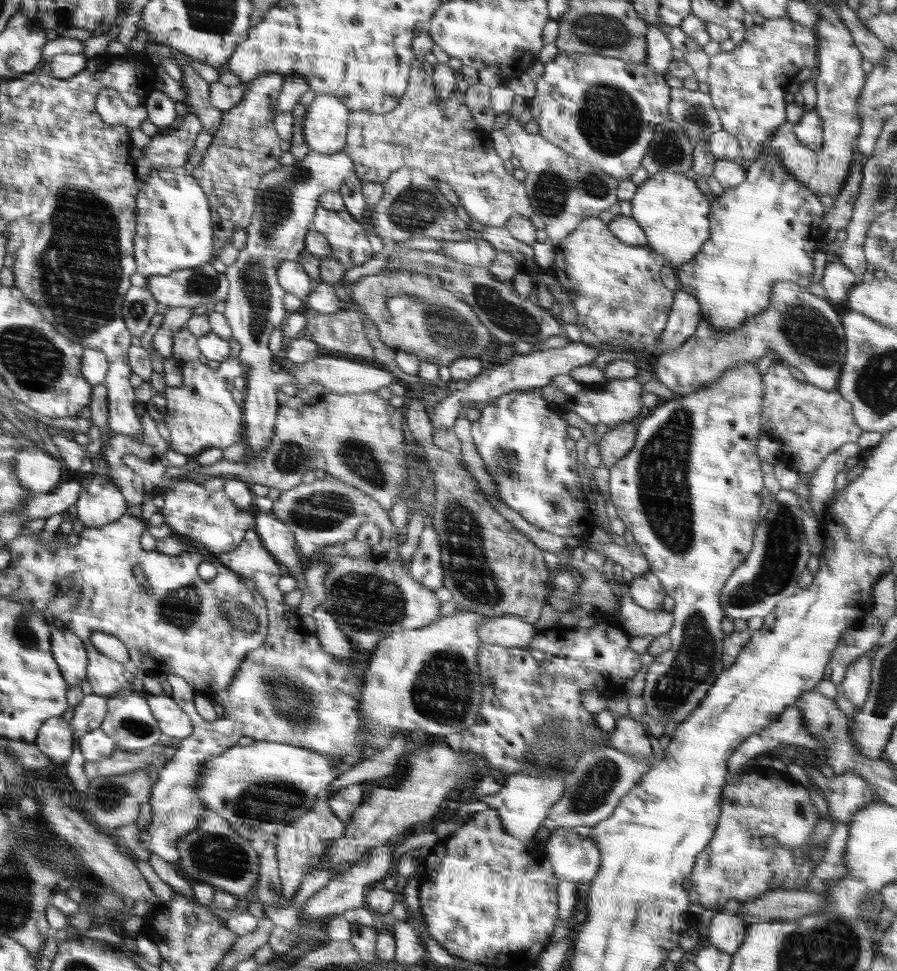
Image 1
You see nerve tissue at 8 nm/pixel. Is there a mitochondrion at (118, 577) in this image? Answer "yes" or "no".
no

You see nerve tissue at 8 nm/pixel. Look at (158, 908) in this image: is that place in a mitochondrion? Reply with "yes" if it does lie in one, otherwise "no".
no

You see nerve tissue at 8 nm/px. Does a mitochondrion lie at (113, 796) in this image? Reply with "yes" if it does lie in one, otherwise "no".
yes

